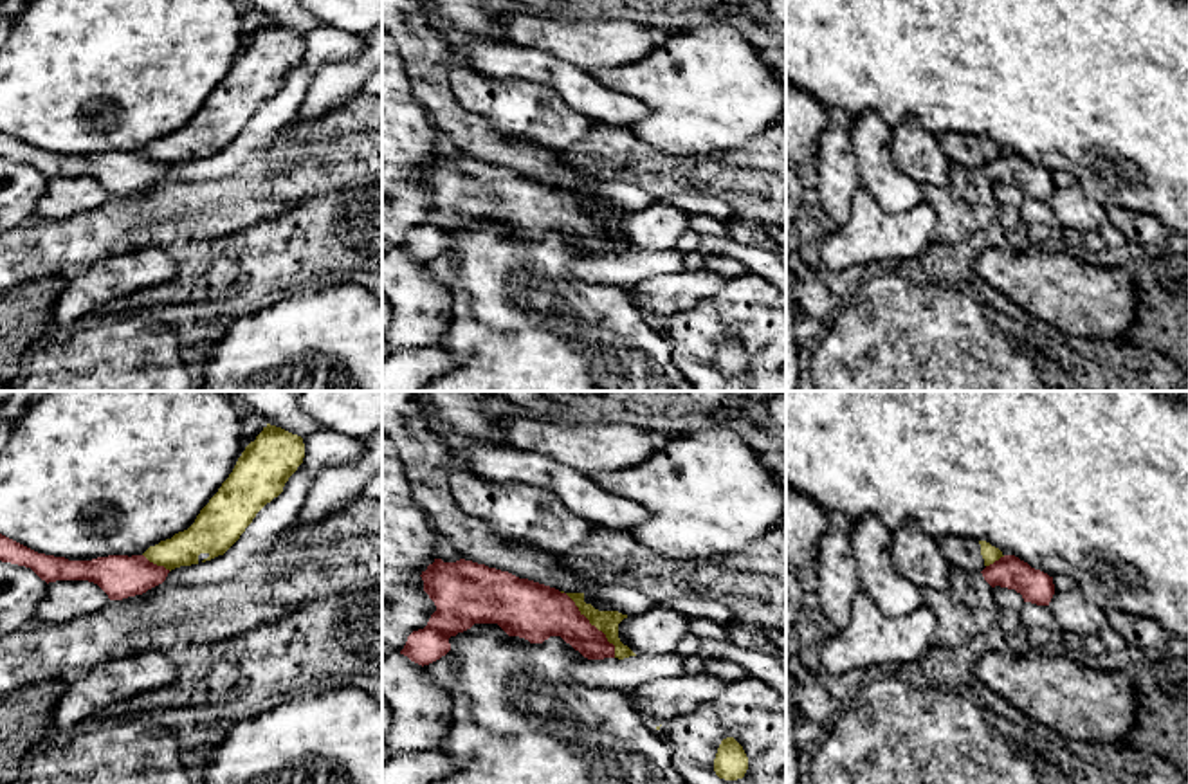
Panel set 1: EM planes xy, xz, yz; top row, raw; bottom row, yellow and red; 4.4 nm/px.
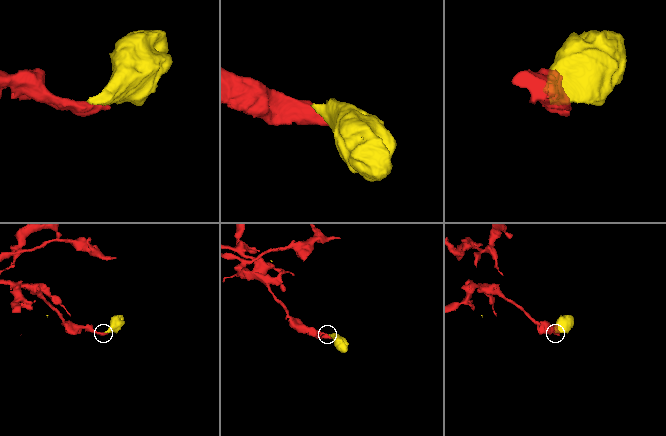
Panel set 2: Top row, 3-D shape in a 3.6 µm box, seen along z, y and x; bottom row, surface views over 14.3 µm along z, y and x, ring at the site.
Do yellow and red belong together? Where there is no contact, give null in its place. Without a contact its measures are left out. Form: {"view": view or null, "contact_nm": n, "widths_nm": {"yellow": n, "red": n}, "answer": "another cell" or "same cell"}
{"view": "xz", "contact_nm": 380, "widths_nm": {"yellow": 100, "red": 240}, "answer": "another cell"}

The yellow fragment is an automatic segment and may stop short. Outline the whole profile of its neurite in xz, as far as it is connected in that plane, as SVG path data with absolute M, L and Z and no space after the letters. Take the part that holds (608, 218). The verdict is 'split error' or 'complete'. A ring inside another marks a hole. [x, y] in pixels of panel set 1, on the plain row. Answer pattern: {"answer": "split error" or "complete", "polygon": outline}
{"answer": "split error", "polygon": "M382 0L382 31L397 43L413 92L434 126L451 139L460 155L564 187L580 211L615 242L615 254L636 252L618 234L618 220L627 211L599 207L584 198L584 191L597 187L602 178L566 164L553 148L503 137L485 115L458 103L447 72L452 43L431 25L424 4L425 0Z"}

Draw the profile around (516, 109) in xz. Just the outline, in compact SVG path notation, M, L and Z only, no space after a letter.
M456 52L449 58L447 72L458 103L485 115L507 139L562 151L588 139L597 126L593 119L571 110L555 90L523 79L490 79L472 70Z

